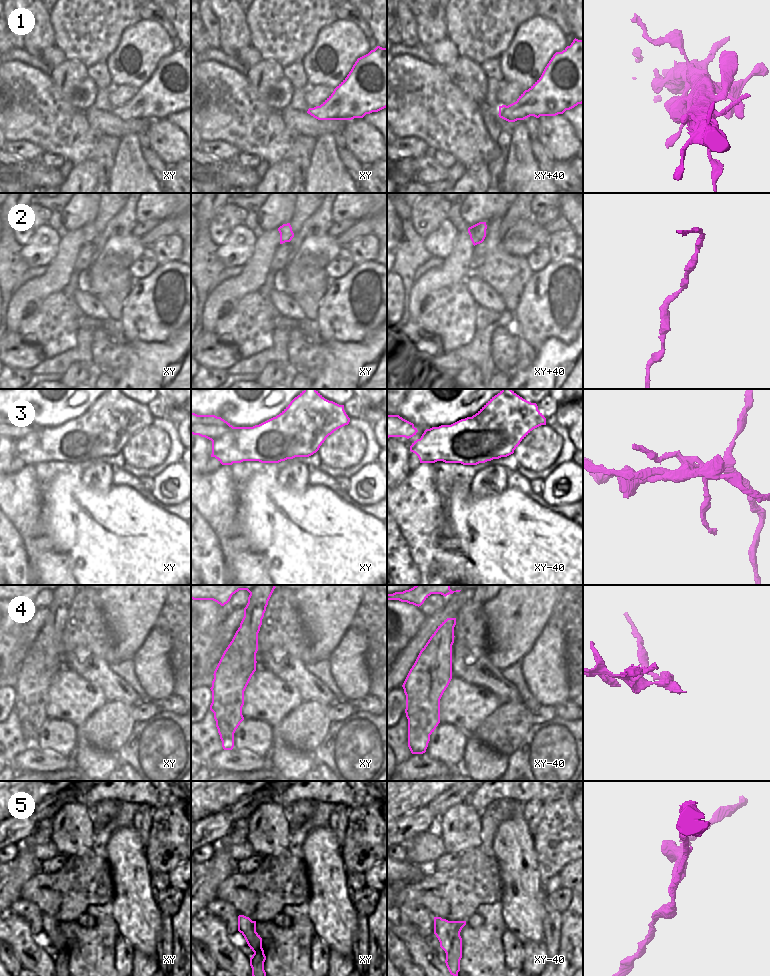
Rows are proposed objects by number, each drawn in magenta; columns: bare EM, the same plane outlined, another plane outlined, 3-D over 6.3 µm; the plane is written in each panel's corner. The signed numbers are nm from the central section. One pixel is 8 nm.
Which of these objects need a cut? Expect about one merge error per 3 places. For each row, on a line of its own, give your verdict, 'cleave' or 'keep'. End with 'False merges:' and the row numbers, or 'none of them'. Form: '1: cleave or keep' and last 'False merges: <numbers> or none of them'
1: keep
2: keep
3: cleave
4: keep
5: cleave
False merges: 3, 5

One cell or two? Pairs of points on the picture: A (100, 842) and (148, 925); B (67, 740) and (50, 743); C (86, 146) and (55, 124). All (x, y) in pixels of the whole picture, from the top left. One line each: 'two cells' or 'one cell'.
A: two cells
B: one cell
C: one cell

